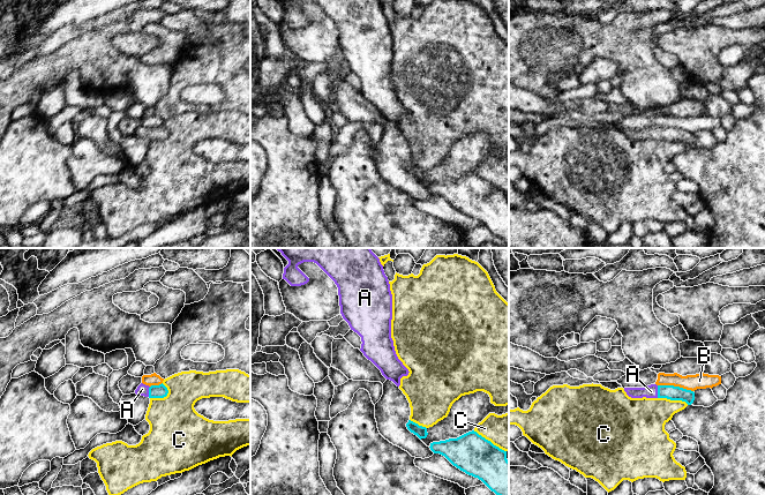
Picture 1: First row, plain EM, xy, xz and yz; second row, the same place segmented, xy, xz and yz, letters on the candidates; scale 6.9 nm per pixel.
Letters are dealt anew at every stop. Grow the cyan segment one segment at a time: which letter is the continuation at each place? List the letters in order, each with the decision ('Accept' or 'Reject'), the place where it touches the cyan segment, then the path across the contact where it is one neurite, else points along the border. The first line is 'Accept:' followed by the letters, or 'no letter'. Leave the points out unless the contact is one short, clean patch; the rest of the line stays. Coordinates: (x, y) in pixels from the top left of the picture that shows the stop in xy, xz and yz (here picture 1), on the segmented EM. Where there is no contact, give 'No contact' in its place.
Accept: A
A: Accept. Touches cyan at yz (658, 391). Path across: yz (672, 392), (658, 391), (651, 391)
B: Reject. Touches cyan at yz (675, 387). Boundary: yz (658, 384), (673, 384), (692, 391)
C: Reject. Touches cyan at xz (489, 441)

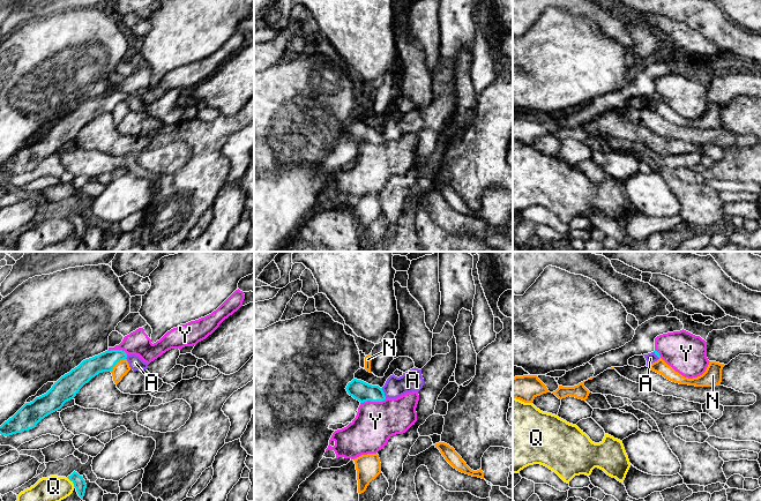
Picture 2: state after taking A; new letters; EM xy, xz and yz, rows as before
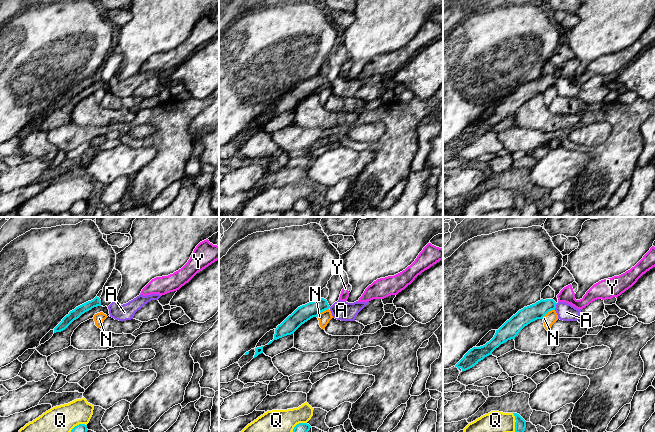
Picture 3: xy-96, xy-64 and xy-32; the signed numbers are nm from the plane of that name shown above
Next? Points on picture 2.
Accept: A
A: Accept. Touches cyan at xz (383, 393). Path across: xz (360, 390), (383, 393), (412, 380)
N: Reject. Touches cyan at xy (116, 363). Boundary: xy (125, 358), (120, 359), (111, 372)
Q: Reject. Touches cyan at xy (71, 480)
Y: Reject. Touches cyan at xz (373, 401)

